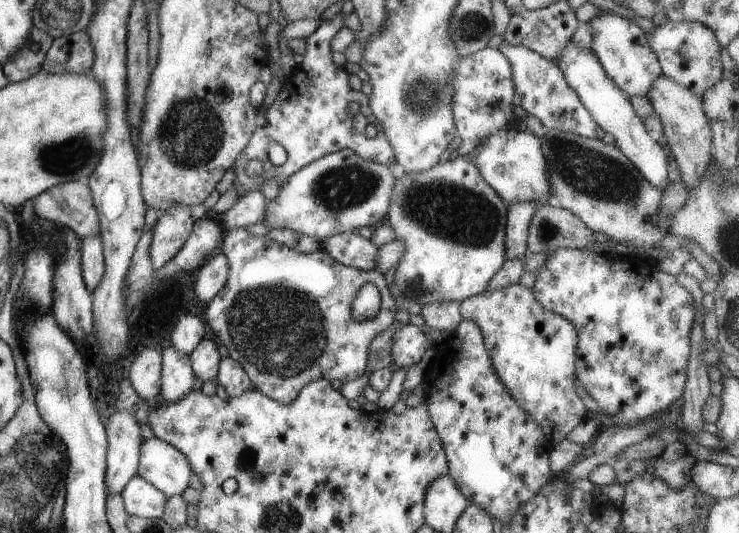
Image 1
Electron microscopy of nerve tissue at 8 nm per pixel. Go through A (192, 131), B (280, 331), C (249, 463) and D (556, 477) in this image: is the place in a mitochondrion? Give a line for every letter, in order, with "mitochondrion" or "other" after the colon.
A: mitochondrion
B: mitochondrion
C: other
D: other

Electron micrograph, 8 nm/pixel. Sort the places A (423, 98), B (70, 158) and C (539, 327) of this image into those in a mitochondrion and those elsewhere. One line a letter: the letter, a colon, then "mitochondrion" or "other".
A: mitochondrion
B: mitochondrion
C: other

